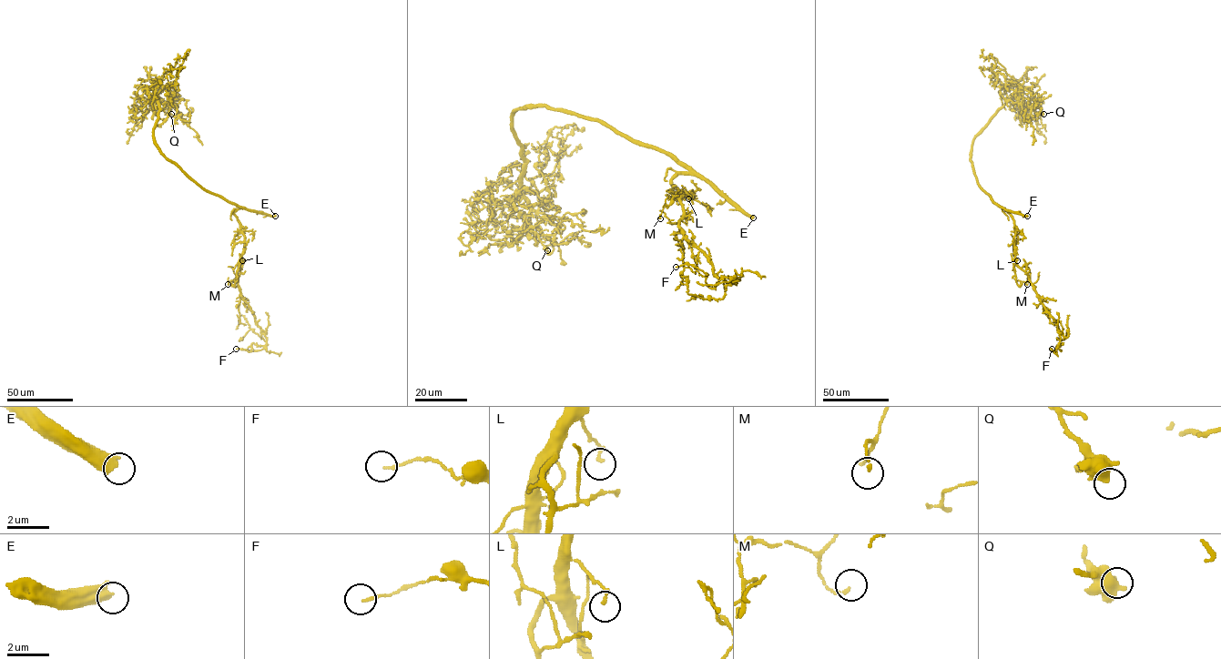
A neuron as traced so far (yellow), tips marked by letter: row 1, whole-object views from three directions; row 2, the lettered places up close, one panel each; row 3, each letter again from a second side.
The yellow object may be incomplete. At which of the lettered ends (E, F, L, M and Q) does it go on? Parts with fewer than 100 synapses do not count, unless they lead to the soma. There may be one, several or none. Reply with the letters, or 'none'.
E

